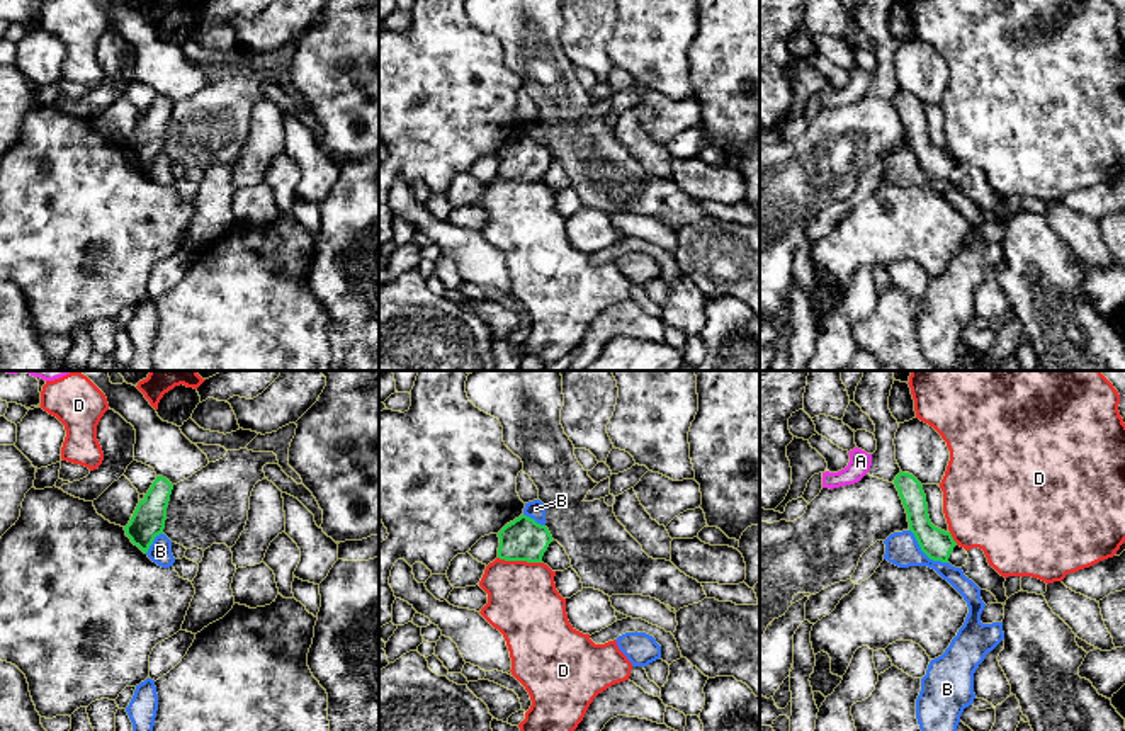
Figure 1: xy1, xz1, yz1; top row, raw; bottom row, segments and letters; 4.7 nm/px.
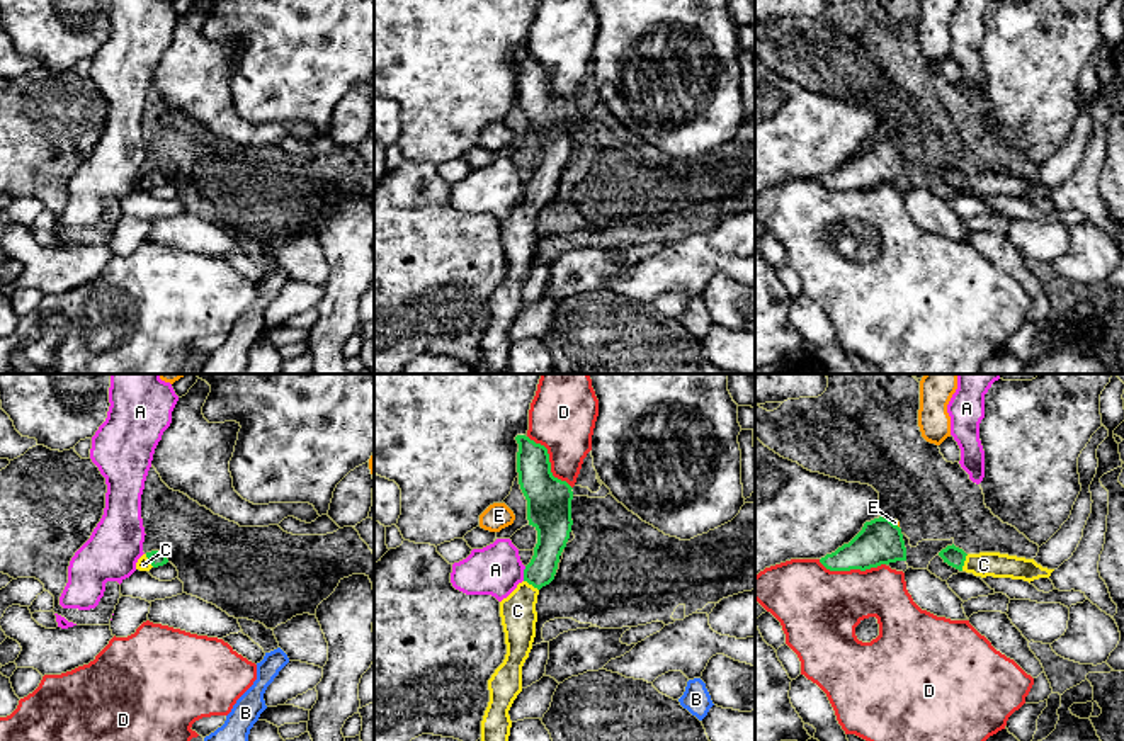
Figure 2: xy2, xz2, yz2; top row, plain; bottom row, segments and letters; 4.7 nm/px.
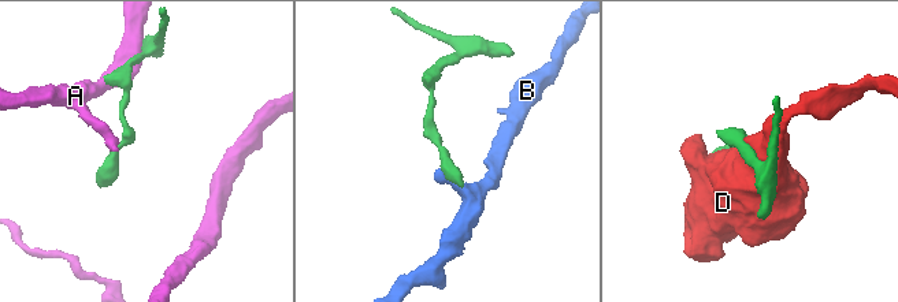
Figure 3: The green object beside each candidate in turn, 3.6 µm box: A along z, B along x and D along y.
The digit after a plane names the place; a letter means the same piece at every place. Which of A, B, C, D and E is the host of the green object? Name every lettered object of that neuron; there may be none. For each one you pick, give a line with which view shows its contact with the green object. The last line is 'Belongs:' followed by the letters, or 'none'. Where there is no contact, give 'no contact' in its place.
C: yz2
Belongs: C

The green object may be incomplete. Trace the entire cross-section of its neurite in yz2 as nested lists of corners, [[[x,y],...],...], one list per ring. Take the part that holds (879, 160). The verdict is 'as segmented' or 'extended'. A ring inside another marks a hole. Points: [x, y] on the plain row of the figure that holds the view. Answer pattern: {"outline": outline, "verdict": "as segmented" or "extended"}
{"outline": [[[883,136],[866,141],[849,163],[820,178],[830,190],[866,190],[896,180],[906,180],[903,153],[898,144]]], "verdict": "as segmented"}

